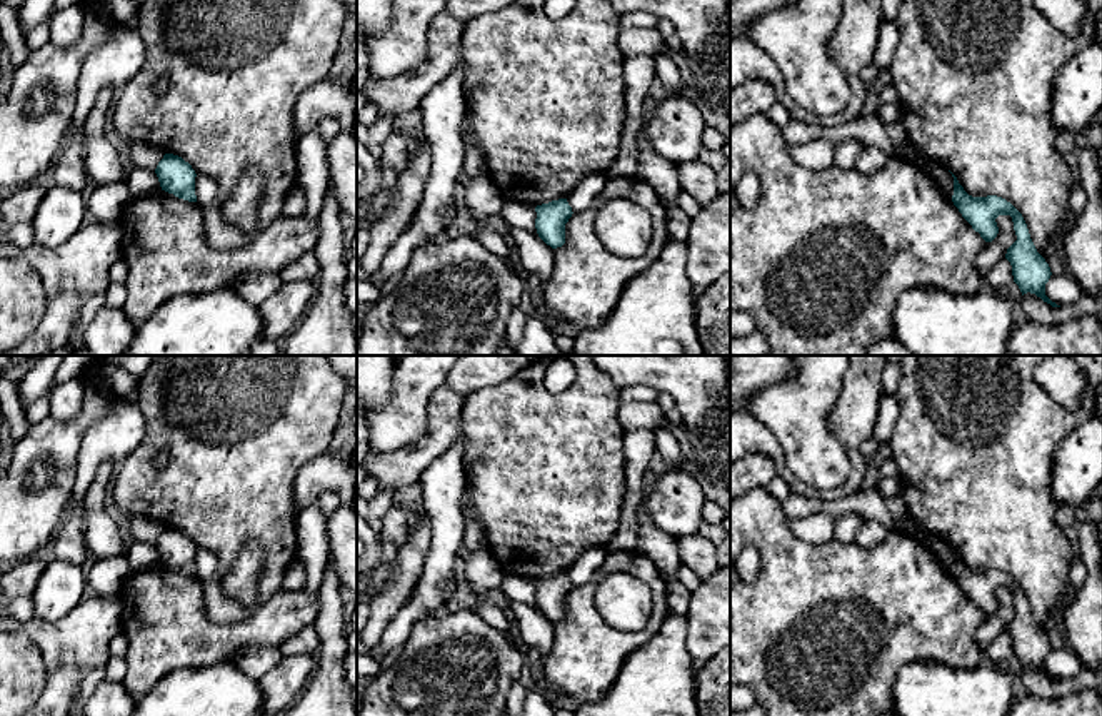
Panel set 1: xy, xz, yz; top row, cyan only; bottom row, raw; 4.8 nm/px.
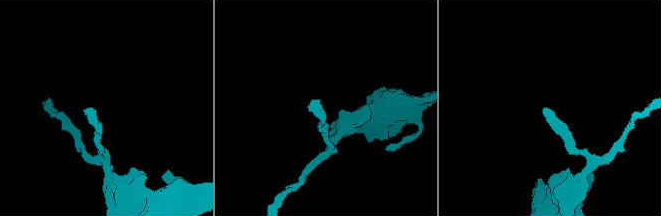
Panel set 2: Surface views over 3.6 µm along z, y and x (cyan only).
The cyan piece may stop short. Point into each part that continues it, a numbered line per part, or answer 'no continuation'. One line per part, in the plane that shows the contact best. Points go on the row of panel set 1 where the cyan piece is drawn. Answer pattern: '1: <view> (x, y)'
no continuation

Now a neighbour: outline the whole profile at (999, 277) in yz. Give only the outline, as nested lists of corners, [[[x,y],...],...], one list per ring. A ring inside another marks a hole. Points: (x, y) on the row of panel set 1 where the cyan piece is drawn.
[[[1007,259],[999,260],[984,277],[990,289],[995,292],[1005,292],[1005,289],[1014,282],[1012,265]]]

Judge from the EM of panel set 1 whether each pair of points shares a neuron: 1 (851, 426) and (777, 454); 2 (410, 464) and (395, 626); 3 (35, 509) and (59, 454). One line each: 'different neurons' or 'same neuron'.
1: same neuron
2: different neurons
3: same neuron

